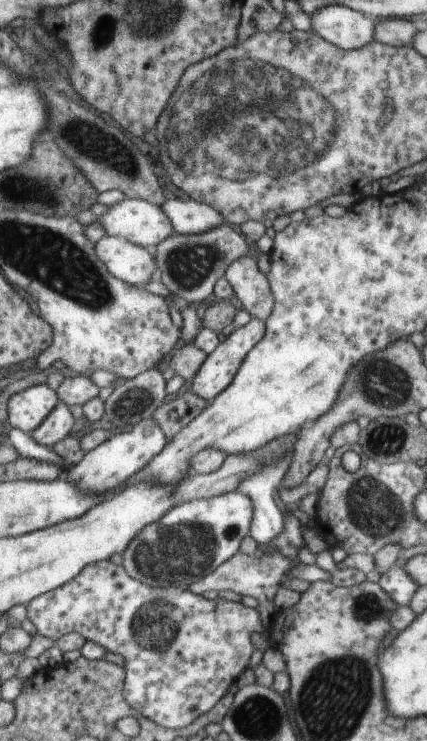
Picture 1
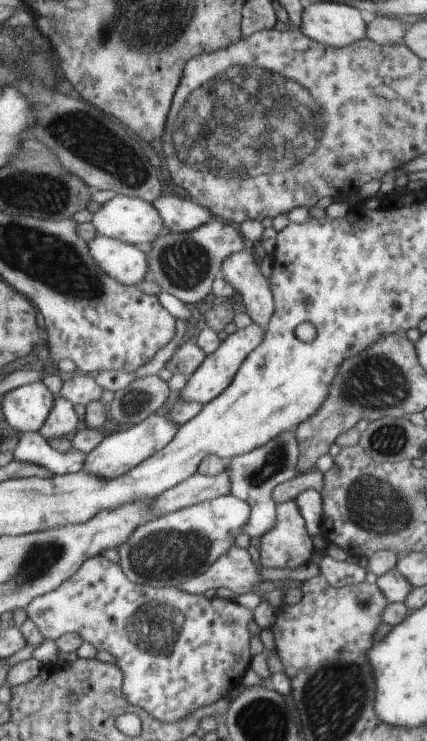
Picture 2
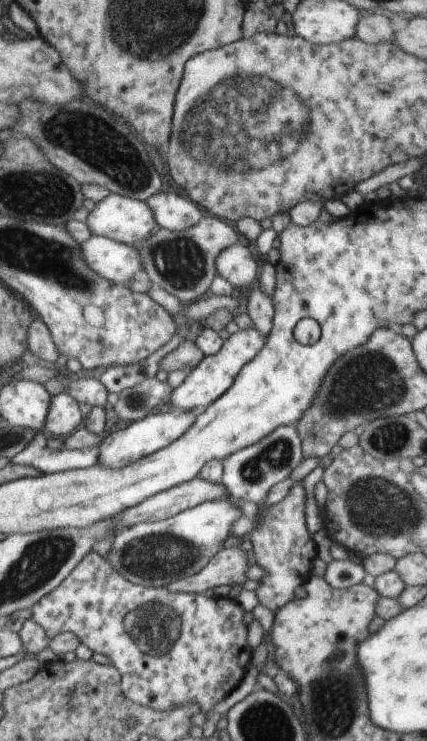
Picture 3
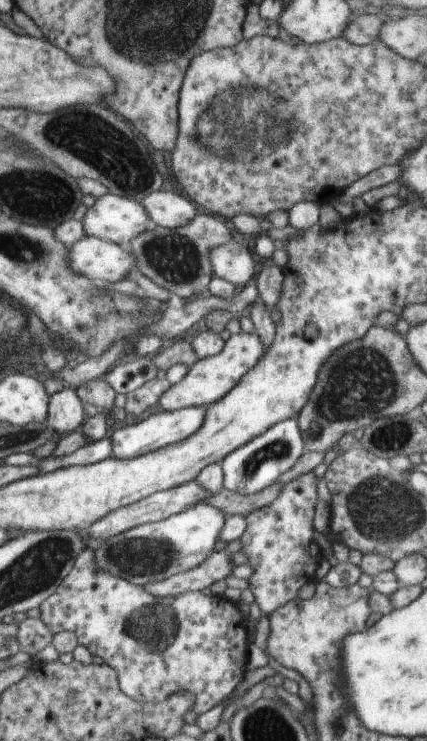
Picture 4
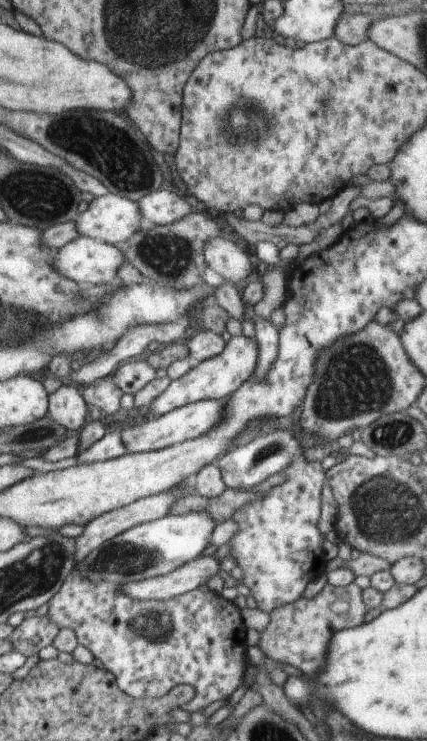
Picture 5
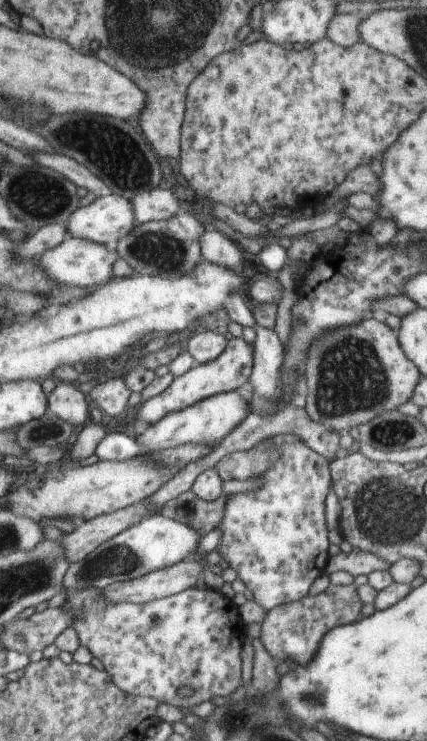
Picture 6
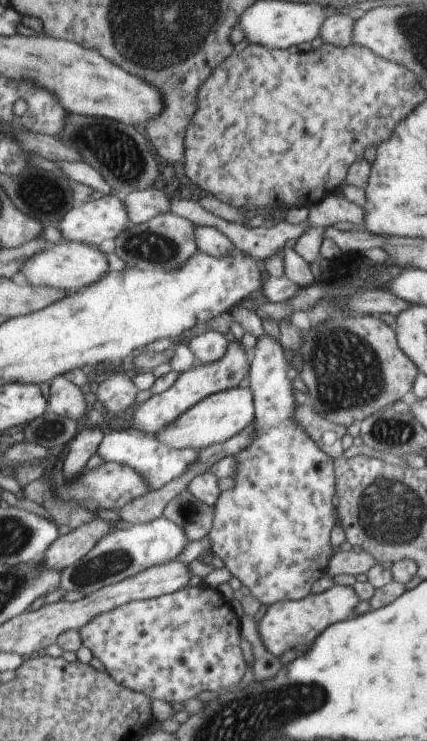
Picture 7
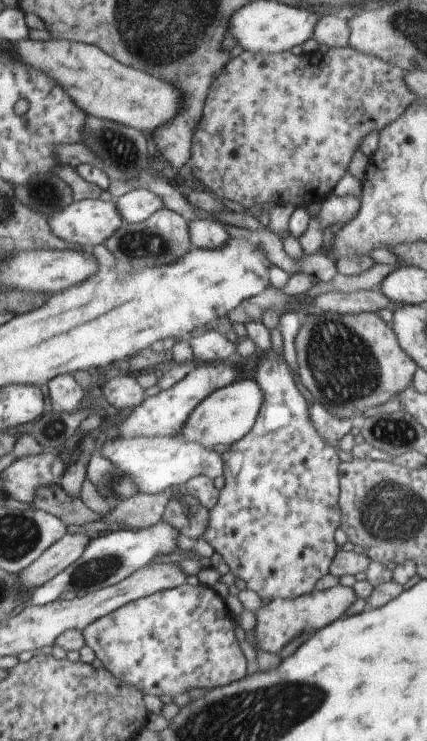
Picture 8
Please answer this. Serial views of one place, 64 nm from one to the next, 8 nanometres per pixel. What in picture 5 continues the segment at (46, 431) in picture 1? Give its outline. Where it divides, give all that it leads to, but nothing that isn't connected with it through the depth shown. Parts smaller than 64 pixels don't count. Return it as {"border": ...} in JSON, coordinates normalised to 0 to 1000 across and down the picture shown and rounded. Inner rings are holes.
{"border":[[[152,514],[126,530],[117,532],[117,561],[159,580],[185,580],[204,570],[204,543],[190,522]]]}

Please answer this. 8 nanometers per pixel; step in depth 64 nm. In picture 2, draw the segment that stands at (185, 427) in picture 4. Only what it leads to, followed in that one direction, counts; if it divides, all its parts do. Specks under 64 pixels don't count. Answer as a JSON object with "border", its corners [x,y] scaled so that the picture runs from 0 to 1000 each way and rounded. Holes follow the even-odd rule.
{"border":[[[354,557],[335,570],[311,574],[304,579],[246,590],[246,594],[201,615],[194,634],[234,646],[265,648],[286,644],[396,599],[417,578],[389,559],[377,561],[377,559]]]}

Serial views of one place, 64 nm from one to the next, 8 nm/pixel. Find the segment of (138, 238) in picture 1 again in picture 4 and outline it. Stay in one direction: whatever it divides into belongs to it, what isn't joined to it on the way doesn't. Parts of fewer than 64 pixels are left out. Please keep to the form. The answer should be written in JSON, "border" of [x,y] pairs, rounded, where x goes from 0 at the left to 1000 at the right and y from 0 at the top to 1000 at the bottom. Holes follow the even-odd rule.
{"border":[[[260,259],[204,282],[194,300],[204,318],[274,327],[288,333],[354,308],[333,273]]]}

